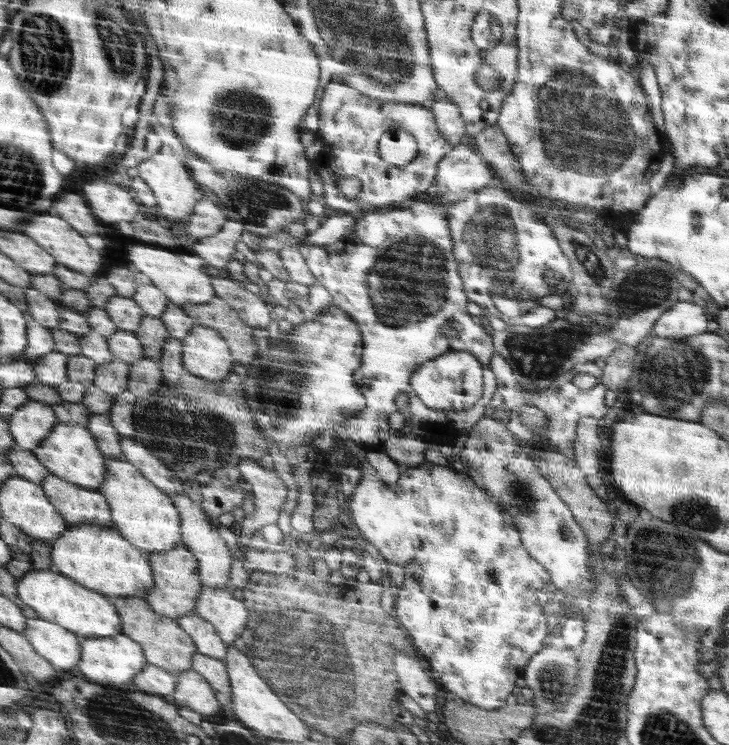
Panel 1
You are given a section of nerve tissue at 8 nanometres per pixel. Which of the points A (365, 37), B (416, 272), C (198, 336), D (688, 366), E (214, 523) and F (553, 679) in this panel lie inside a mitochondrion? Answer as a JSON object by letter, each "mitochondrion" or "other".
{"A":"mitochondrion","B":"mitochondrion","C":"other","D":"mitochondrion","E":"other","F":"mitochondrion"}

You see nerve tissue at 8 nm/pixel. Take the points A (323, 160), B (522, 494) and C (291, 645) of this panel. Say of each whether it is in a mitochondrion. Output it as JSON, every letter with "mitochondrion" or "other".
{"A":"other","B":"mitochondrion","C":"mitochondrion"}

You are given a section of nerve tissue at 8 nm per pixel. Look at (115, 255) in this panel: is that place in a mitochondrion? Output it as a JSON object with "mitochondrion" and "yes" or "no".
{"mitochondrion":"no"}

